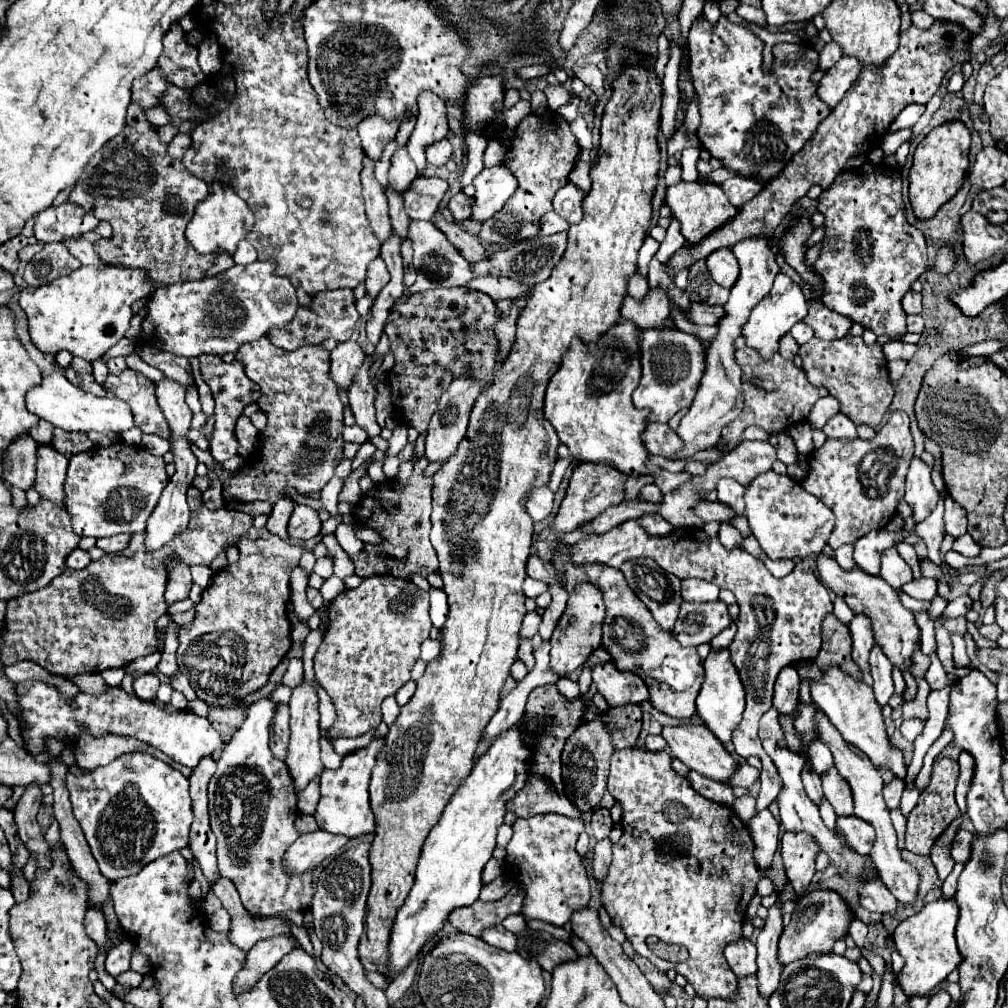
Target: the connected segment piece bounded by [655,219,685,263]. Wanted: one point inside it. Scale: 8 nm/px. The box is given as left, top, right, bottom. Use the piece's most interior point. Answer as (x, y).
(674, 240)

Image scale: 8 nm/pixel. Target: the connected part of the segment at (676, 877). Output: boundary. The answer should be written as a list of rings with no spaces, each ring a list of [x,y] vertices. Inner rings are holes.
[[[629,747],[613,751],[611,773],[607,789],[613,799],[621,805],[621,827],[623,835],[613,845],[613,863],[609,875],[603,881],[601,901],[615,925],[621,925],[633,949],[649,959],[659,971],[675,969],[679,975],[693,985],[695,995],[703,999],[727,999],[737,989],[737,977],[729,969],[723,949],[727,943],[741,939],[741,923],[745,909],[755,895],[757,881],[767,871],[759,871],[753,861],[753,841],[747,825],[733,813],[715,801],[699,795],[685,777],[679,777],[671,767],[669,751],[649,751],[647,747]],[[649,935],[659,937],[665,943],[677,943],[687,947],[689,957],[681,963],[671,963],[651,955],[645,939]]]

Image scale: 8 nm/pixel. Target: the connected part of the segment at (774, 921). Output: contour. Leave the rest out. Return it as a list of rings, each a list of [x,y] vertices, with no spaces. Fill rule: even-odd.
[[[781,901],[769,907],[769,915],[765,919],[765,927],[761,929],[755,947],[757,947],[757,981],[759,991],[765,999],[777,989],[781,977],[781,963],[777,961],[777,941],[783,931],[783,915],[781,915]]]

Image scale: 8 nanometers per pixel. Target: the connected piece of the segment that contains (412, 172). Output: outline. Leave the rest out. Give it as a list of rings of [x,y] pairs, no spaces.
[[[405,145],[399,147],[393,157],[391,157],[391,169],[389,169],[389,185],[397,191],[403,193],[405,189],[409,189],[409,185],[413,183],[413,179],[417,177],[417,167],[415,163],[409,159],[409,153],[405,151]]]

